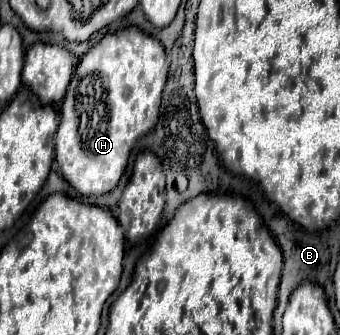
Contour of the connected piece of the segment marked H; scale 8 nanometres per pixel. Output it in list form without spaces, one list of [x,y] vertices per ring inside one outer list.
[[[128,27],[104,35],[80,61],[68,85],[60,109],[60,127],[56,131],[56,163],[58,173],[82,195],[110,193],[122,179],[134,143],[150,133],[158,123],[162,89],[166,85],[168,59],[162,43],[138,27]]]

